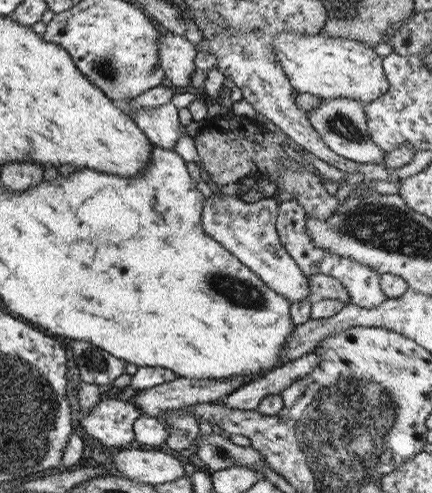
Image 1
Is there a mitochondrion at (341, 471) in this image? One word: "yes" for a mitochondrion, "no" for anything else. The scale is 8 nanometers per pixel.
yes

